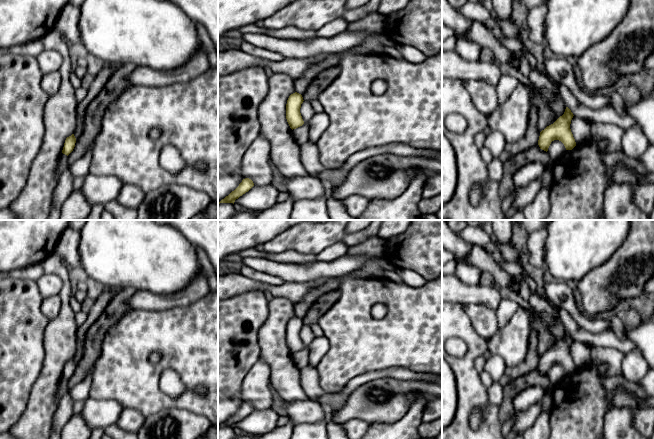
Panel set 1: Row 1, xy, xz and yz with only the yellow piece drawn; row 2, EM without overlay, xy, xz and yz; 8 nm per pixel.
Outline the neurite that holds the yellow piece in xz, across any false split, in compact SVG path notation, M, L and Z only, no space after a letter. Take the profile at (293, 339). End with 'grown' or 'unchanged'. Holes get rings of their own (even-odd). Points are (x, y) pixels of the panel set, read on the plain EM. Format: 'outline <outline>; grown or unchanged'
outline M297 316L291 318L287 324L286 343L292 354L304 348L300 337L301 328L303 325L302 319Z; unchanged

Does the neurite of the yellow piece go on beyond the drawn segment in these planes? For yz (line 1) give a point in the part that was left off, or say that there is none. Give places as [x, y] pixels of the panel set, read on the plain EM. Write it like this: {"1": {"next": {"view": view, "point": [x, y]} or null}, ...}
{"1": {"next": null}}

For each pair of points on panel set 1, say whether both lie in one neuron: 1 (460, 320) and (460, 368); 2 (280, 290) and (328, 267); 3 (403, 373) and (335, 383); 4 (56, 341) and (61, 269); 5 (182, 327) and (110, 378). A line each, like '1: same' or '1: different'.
1: same
2: different
3: different
4: same
5: same

